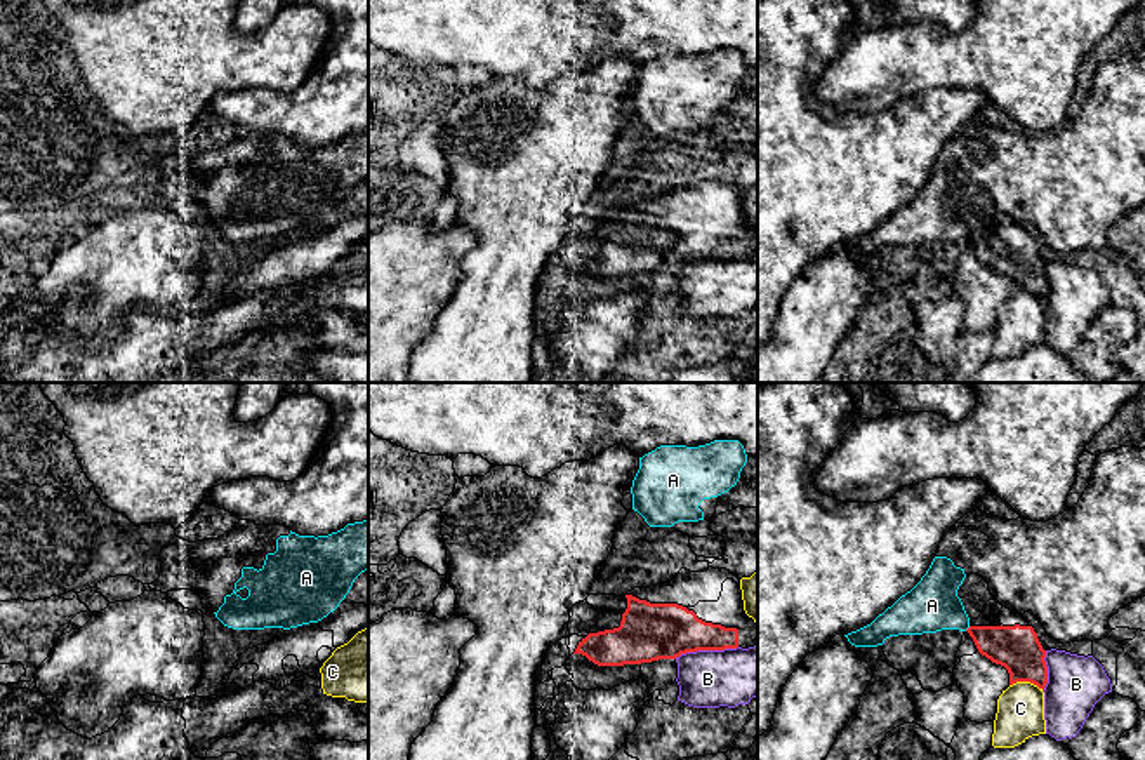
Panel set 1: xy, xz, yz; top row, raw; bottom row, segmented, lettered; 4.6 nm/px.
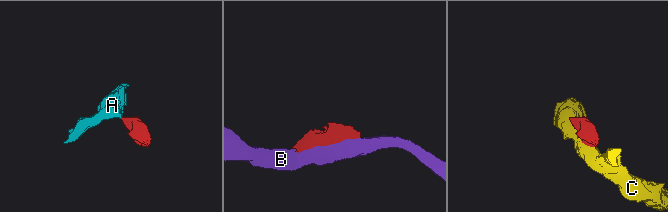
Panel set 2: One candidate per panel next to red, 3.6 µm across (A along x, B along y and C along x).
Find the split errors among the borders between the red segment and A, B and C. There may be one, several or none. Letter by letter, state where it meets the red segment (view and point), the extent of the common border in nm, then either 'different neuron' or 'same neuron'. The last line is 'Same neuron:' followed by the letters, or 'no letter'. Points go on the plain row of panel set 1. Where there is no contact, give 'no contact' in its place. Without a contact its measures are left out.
A: yz (968, 239) | 40 nm | different neuron
B: xz (706, 260) | 300 nm | different neuron
C: yz (1027, 291) | 160 nm | different neuron
Same neuron: no letter

